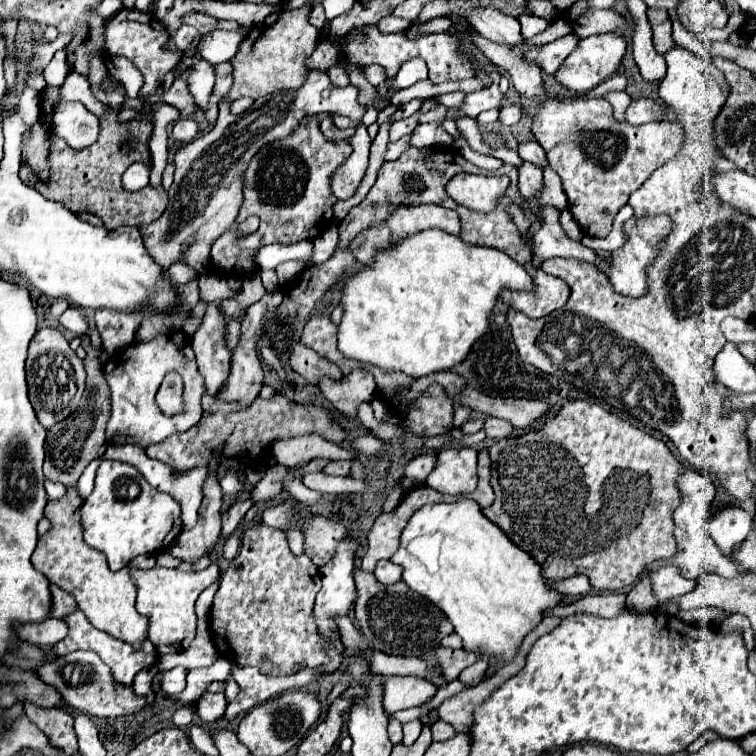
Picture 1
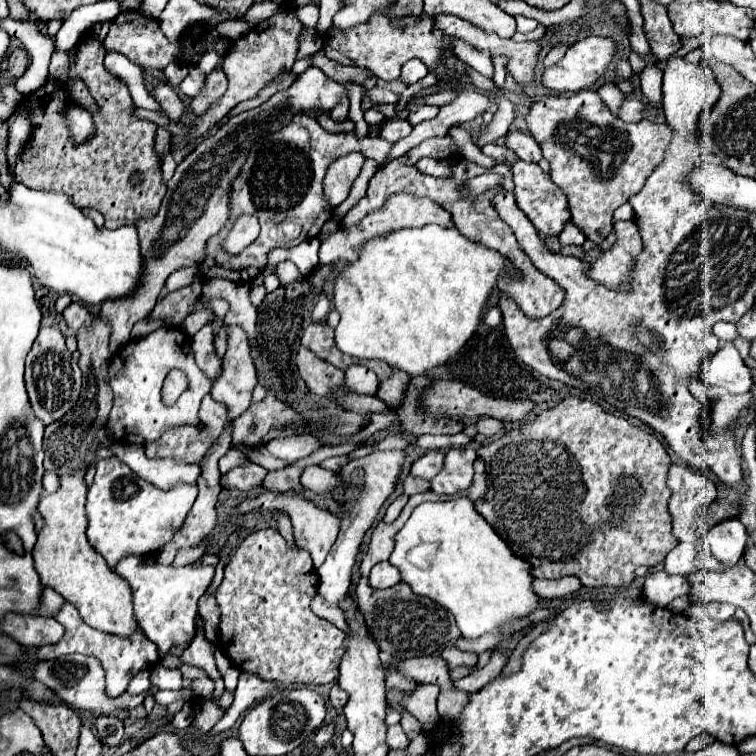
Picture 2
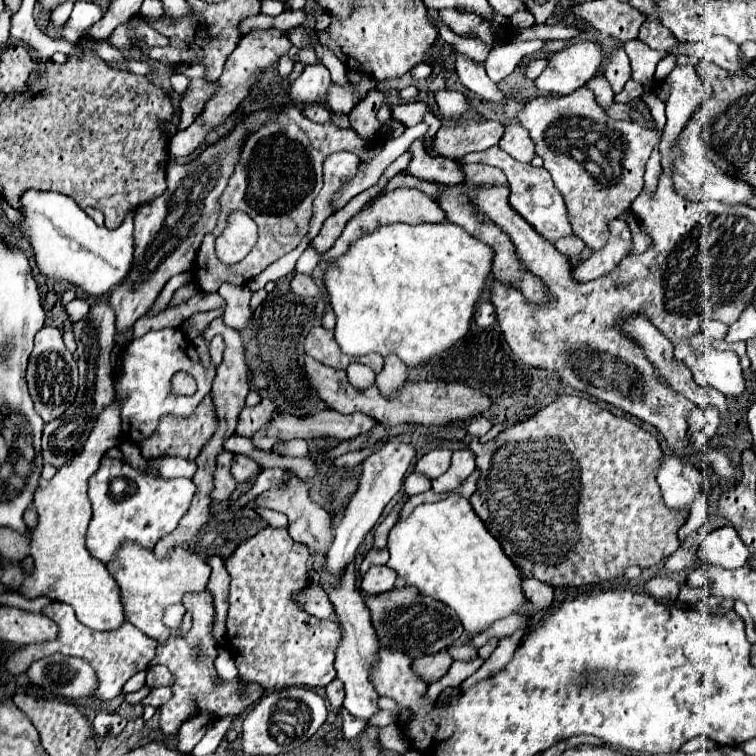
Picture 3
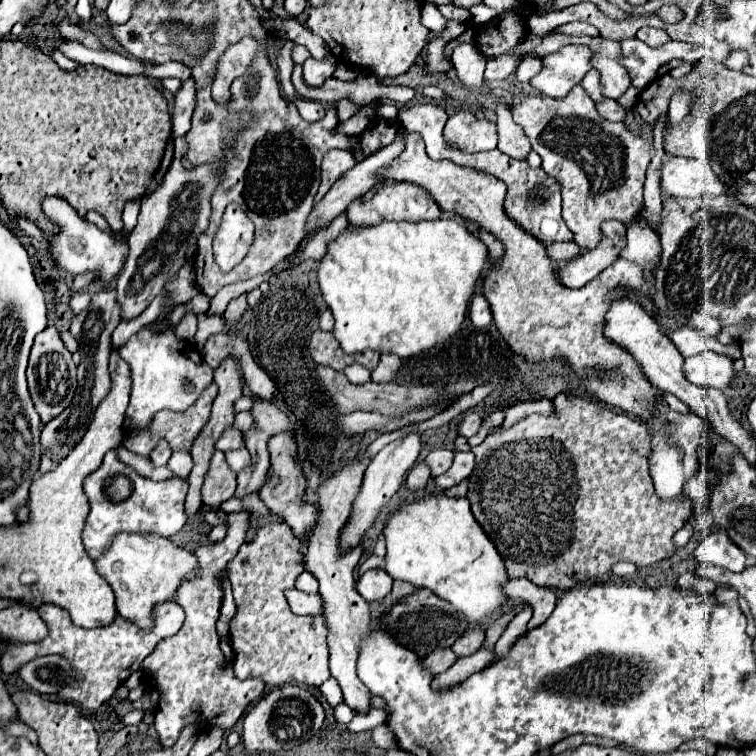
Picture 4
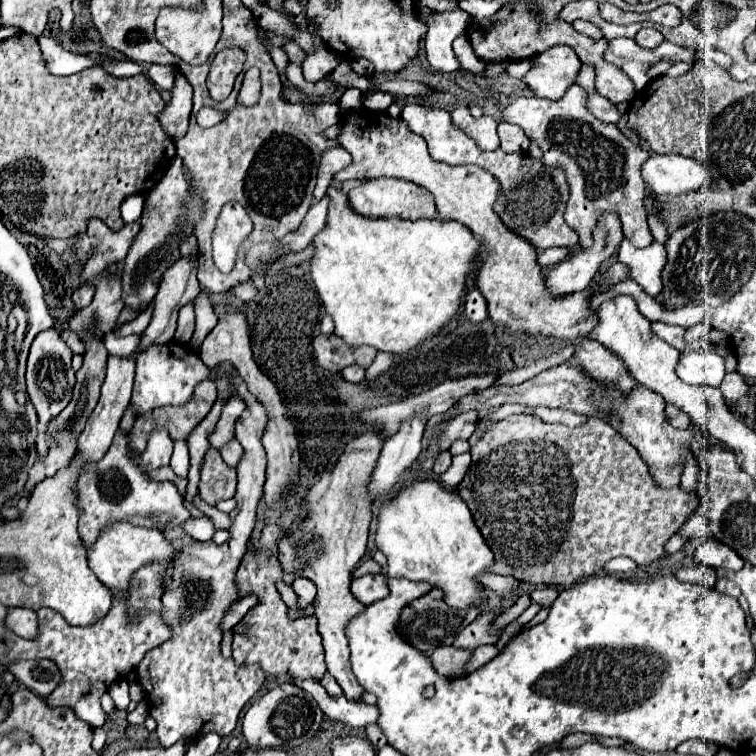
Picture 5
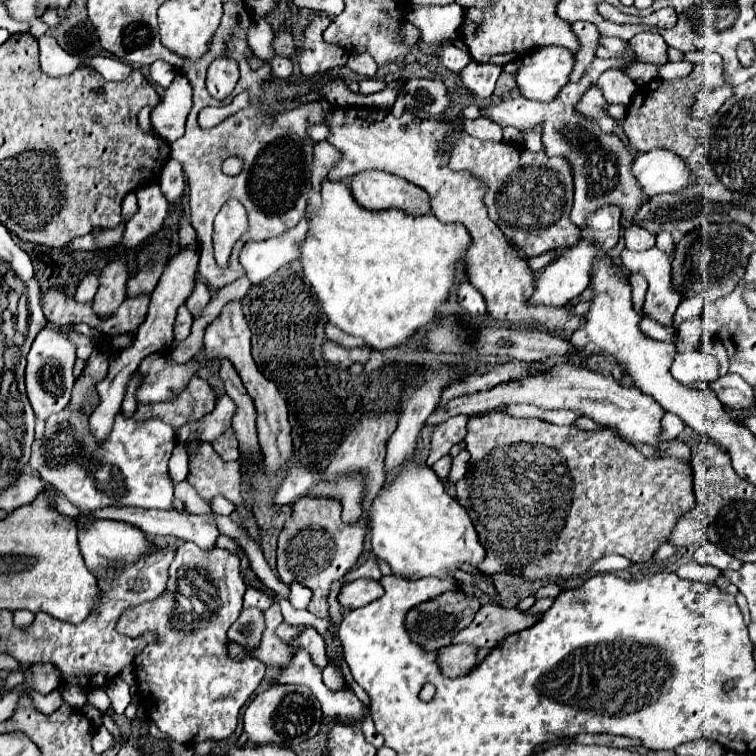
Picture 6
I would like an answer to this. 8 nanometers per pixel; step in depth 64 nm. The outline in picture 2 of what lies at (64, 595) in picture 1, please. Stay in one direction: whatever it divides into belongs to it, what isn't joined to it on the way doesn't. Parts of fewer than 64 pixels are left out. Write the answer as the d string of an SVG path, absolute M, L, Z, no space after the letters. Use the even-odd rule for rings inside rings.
M44 588L44 592L42 592L42 606L40 606L38 614L42 614L42 616L56 616L64 604L66 604L64 596L56 594L56 590Z

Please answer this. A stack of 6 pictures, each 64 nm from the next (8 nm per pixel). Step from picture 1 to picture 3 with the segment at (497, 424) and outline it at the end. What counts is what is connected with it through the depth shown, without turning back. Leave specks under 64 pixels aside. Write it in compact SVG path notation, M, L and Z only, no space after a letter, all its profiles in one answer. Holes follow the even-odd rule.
M474 416L474 418L470 420L470 424L466 426L466 430L468 430L468 434L472 434L472 436L484 436L492 426L494 426L494 424L490 422L490 418L486 418L486 416Z

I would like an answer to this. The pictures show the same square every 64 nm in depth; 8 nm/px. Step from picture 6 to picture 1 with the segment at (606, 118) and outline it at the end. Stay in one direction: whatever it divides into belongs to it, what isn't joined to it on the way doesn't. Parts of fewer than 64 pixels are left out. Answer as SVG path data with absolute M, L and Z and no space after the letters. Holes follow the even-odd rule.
M638 98L630 104L626 112L626 120L630 124L646 124L646 122L662 122L668 118L668 108L662 102L652 98Z

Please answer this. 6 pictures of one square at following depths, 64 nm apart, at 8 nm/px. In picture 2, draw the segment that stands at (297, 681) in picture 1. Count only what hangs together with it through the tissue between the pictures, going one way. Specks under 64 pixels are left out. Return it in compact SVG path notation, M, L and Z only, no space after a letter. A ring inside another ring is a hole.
M240 672L238 678L238 688L234 692L234 702L232 706L226 710L224 718L212 728L210 734L218 734L228 730L242 712L246 712L250 706L254 706L256 702L260 702L262 698L266 698L268 694L272 694L274 690L278 690L278 682L266 682L258 676L250 676L250 672Z

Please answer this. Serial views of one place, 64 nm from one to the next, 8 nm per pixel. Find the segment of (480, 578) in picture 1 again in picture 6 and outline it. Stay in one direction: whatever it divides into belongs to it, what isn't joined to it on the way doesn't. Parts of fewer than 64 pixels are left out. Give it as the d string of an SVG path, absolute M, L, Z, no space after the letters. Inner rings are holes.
M406 468L388 488L382 488L382 492L374 498L370 506L370 520L368 526L372 530L372 550L376 556L384 558L392 574L404 576L408 580L418 580L424 576L434 576L440 580L450 580L458 590L458 580L452 576L454 570L460 570L460 566L470 564L478 568L480 562L486 558L486 550L480 544L478 532L474 530L474 524L468 516L468 512L444 490L438 476L432 472L432 468Z

